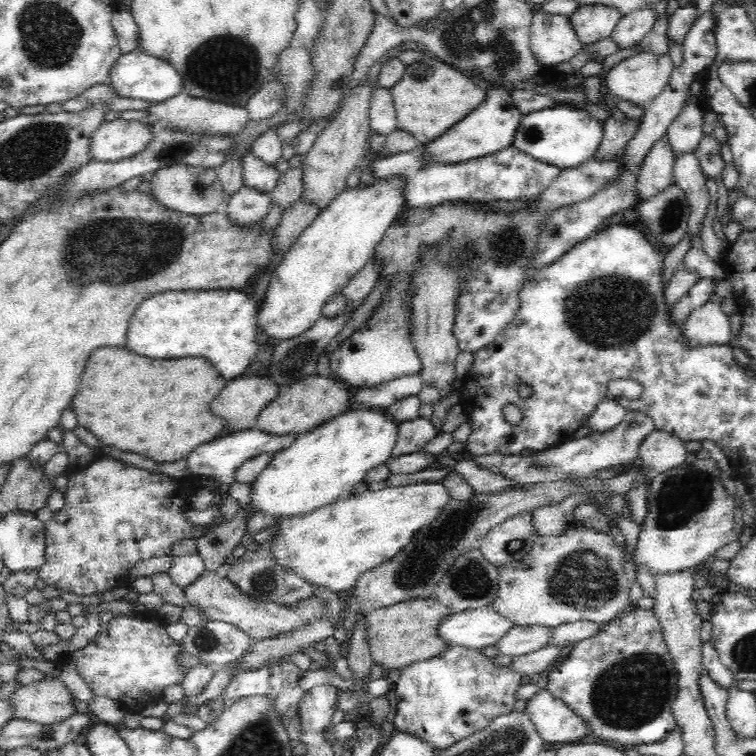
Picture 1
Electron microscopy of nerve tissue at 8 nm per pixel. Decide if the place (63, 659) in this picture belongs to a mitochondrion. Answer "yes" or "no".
no

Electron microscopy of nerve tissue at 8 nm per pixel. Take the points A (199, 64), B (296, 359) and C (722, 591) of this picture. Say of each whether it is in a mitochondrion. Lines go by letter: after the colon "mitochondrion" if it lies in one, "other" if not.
A: mitochondrion
B: mitochondrion
C: other

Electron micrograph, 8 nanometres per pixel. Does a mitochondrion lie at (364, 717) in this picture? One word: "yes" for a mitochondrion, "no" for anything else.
no

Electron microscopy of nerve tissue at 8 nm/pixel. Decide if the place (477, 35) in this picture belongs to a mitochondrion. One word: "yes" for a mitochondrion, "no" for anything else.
yes

